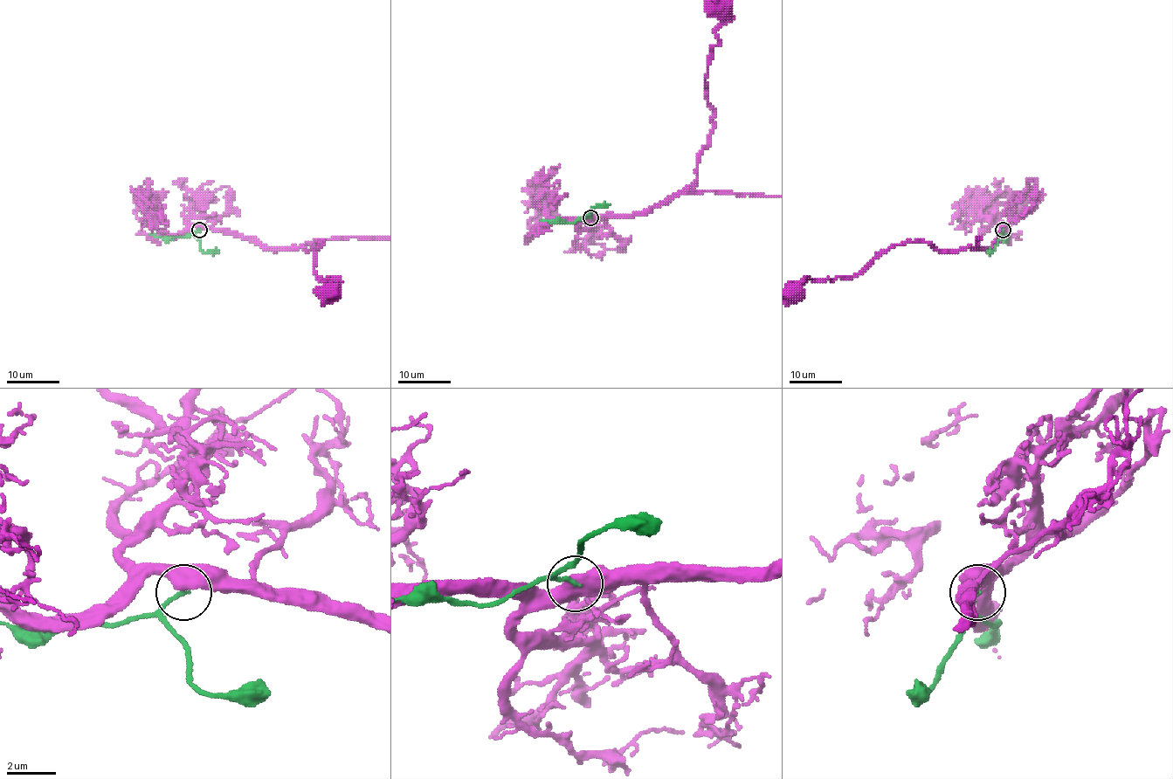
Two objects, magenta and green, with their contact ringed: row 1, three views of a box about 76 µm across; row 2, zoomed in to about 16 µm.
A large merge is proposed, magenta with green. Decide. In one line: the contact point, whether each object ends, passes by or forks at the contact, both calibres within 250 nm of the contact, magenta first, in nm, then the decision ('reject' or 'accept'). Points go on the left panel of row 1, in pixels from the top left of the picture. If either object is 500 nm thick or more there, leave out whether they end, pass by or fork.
at (199, 230); 550 nm thick on the magenta side, 140 nm on the other; reject

